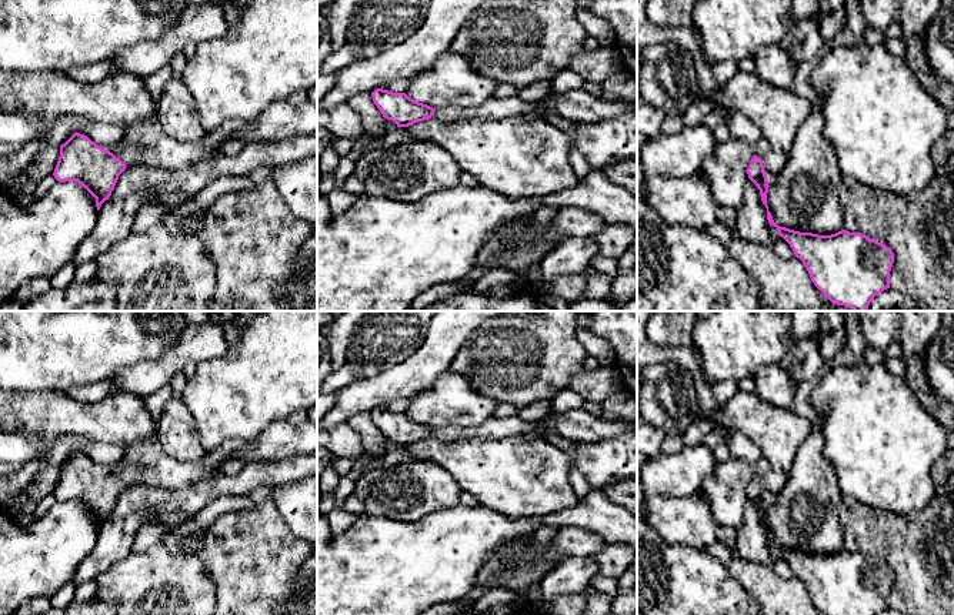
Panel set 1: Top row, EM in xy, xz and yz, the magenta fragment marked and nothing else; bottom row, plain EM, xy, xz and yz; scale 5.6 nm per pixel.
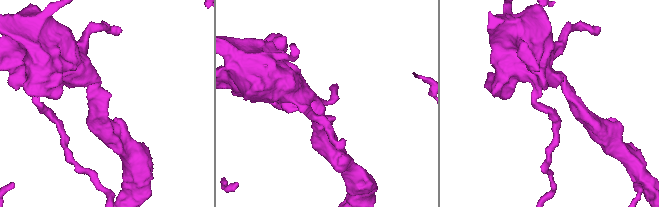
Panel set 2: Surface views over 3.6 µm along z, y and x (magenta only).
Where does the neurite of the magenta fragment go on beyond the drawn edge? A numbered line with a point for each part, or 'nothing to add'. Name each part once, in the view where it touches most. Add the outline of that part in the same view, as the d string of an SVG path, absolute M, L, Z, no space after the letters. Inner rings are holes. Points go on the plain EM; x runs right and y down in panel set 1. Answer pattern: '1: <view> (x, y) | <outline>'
1: xy (144, 463) | M157 432L126 449L119 464L103 468L113 472L126 485L146 484L179 489L219 474L223 462L244 447L244 441L229 439L207 452L199 462L180 462L163 451Z

